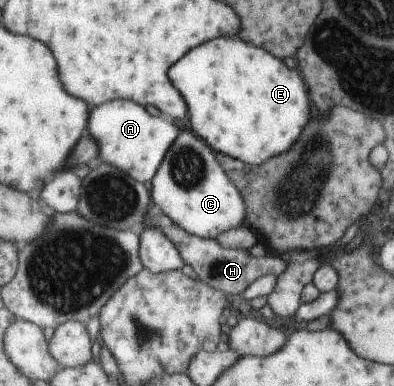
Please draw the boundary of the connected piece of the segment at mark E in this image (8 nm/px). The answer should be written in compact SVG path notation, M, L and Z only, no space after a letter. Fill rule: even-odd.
M237 35L222 36L196 46L168 69L168 78L182 94L193 132L216 153L241 160L248 165L260 165L272 156L288 152L300 138L304 126L314 118L308 86L297 68L290 69L283 59L254 46Z

